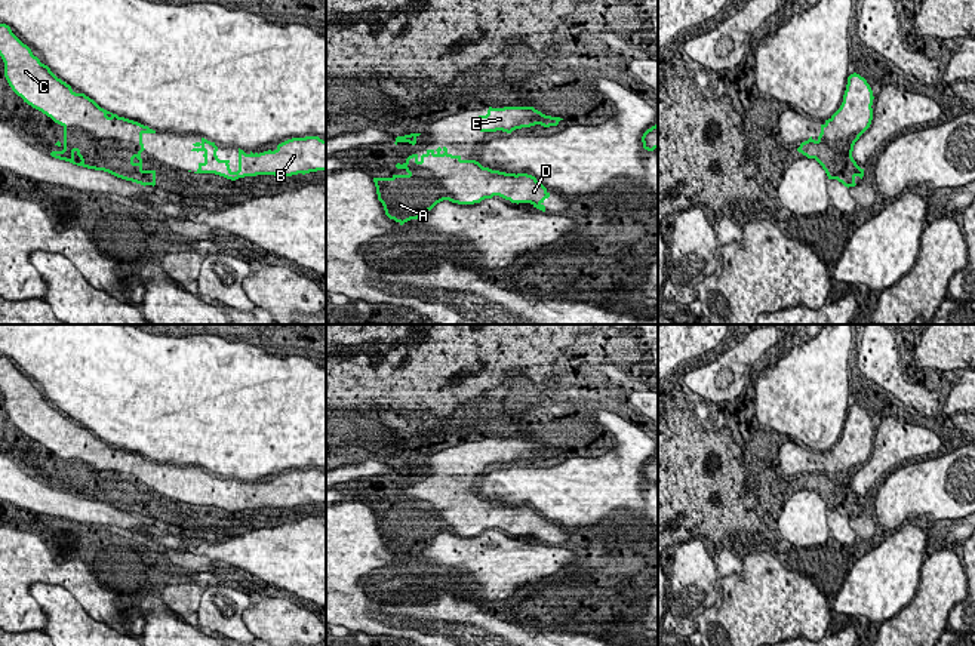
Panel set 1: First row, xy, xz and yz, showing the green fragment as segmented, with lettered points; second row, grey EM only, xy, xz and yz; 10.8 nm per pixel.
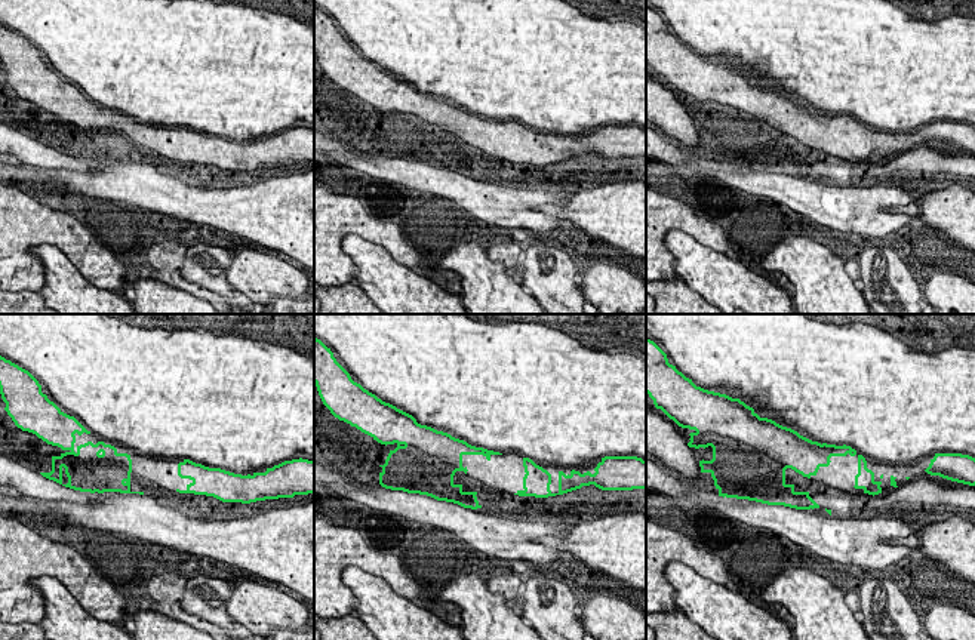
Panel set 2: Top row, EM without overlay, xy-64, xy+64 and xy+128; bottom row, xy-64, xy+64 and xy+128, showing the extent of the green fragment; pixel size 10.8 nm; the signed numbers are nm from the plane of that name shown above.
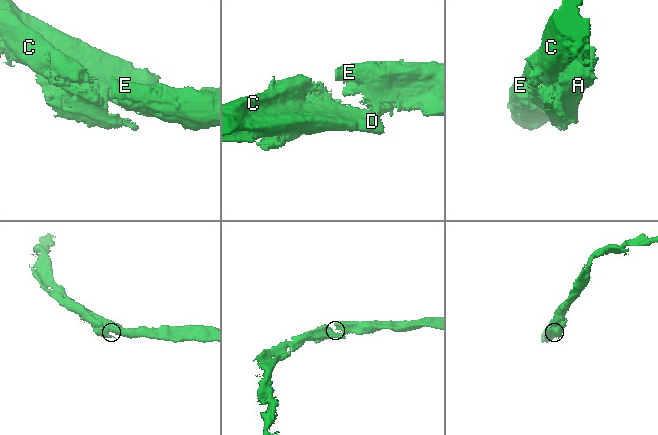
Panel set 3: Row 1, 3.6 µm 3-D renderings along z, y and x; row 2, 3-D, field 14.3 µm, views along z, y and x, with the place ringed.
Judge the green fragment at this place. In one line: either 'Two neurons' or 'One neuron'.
One neuron

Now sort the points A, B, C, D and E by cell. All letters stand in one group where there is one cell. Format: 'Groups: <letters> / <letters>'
Groups: A B C D E

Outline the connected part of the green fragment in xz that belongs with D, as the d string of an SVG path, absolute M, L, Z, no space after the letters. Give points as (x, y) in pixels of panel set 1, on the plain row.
M446 479L427 482L421 489L412 486L396 499L407 505L373 510L373 514L385 547L400 557L422 550L443 532L474 536L499 527L517 536L530 535L545 544L542 535L550 529L547 520L532 507L492 502L476 492L449 486Z

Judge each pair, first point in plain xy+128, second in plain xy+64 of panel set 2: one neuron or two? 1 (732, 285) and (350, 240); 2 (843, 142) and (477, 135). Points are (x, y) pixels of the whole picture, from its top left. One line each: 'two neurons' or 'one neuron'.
1: one neuron
2: one neuron

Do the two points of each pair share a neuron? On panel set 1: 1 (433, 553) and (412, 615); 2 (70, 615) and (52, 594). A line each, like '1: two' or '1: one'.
1: two
2: one

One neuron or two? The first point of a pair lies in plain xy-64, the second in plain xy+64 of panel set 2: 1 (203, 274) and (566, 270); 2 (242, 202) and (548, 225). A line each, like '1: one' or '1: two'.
1: one
2: two

